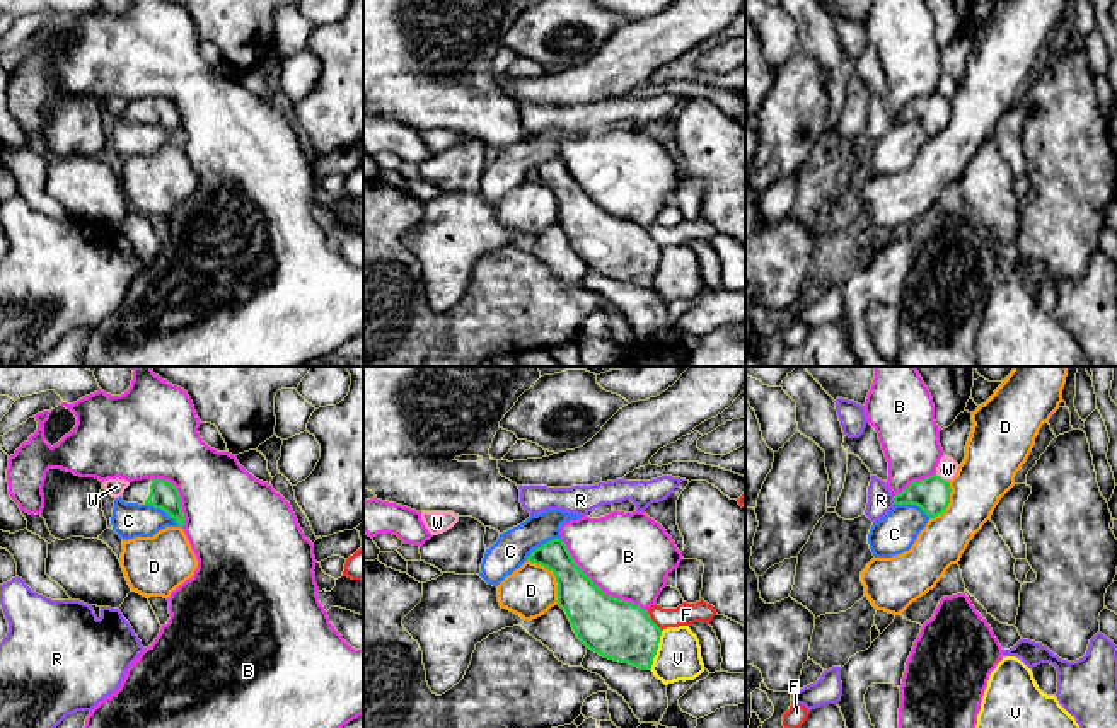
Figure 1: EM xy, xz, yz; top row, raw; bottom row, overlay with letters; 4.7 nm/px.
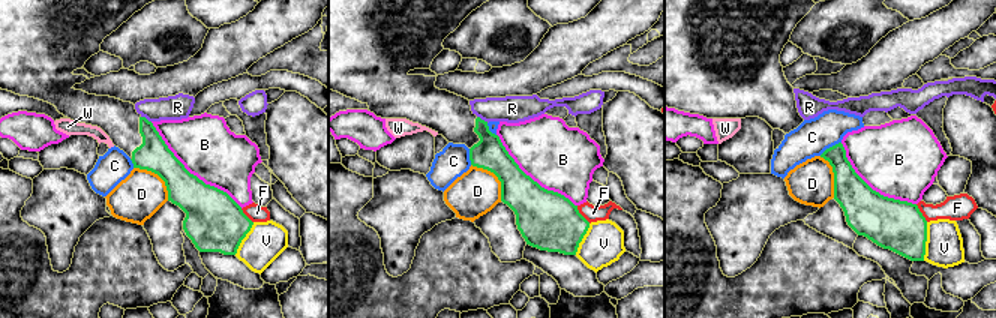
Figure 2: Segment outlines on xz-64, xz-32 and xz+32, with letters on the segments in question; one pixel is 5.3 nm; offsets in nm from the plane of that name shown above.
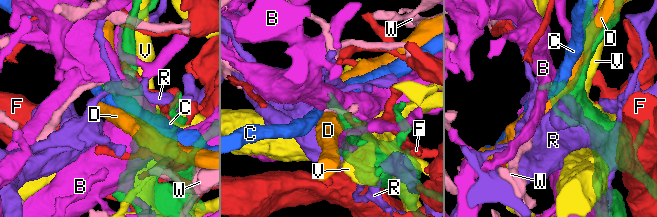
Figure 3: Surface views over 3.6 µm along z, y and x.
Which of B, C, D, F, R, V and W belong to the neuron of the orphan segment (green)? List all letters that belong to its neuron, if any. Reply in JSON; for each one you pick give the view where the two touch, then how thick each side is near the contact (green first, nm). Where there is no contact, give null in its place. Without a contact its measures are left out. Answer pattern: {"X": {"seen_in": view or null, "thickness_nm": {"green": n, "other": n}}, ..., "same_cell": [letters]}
{"same_cell": []}

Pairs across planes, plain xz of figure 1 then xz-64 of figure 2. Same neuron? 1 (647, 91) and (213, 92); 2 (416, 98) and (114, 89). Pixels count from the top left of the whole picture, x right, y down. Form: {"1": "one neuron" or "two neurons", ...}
{"1": "one neuron", "2": "two neurons"}

